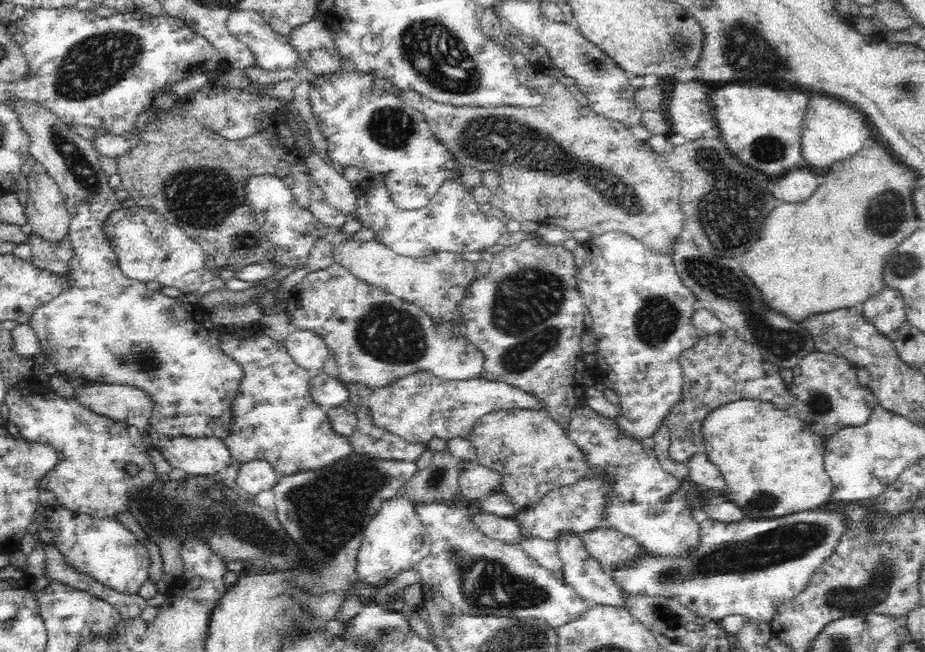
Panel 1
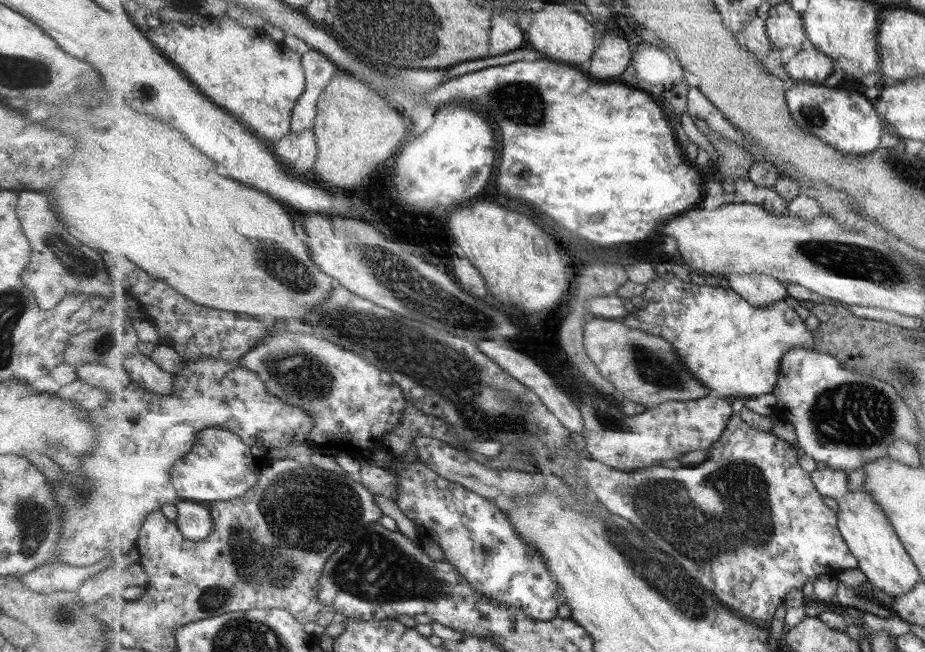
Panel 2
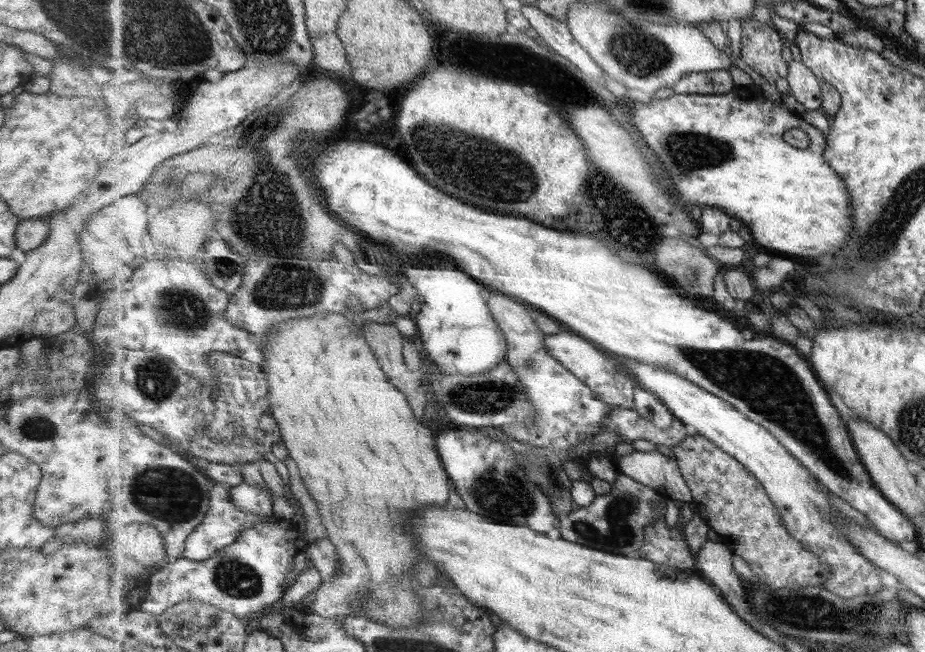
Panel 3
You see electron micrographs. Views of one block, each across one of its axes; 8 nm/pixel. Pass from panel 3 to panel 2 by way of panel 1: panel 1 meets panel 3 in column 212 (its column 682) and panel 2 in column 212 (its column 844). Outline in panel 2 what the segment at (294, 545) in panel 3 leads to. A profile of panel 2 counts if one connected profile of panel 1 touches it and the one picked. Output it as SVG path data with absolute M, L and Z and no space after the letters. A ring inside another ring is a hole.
M180 499L176 505L178 517L175 521L187 540L203 542L214 533L214 518L207 506L185 499Z

